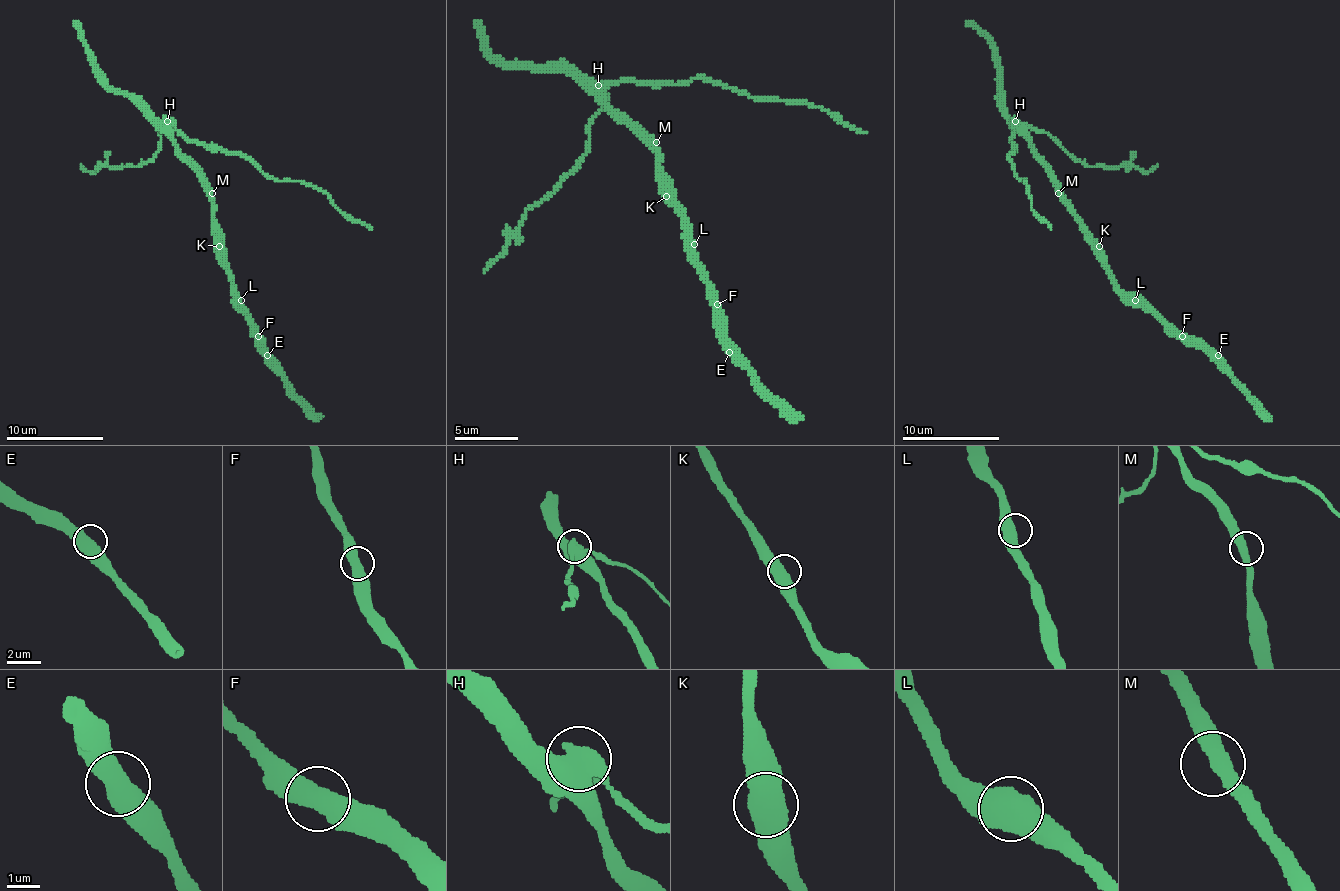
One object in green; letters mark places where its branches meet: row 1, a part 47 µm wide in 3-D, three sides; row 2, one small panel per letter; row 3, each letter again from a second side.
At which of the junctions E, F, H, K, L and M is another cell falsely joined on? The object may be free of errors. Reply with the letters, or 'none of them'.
H

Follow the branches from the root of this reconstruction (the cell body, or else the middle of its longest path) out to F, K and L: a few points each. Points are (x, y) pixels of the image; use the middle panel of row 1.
F: (650, 148), (656, 155), (659, 186), (678, 206), (688, 225), (688, 257), (707, 285), (707, 295), (717, 304)
K: (650, 148), (656, 155), (656, 180), (666, 196)
L: (650, 148), (656, 155), (659, 186), (678, 206), (678, 212), (688, 225), (688, 237), (694, 244)

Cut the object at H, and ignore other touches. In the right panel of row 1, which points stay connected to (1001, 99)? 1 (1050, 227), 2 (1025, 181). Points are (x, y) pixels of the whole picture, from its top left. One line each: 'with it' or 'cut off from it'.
1: cut off from it
2: cut off from it

